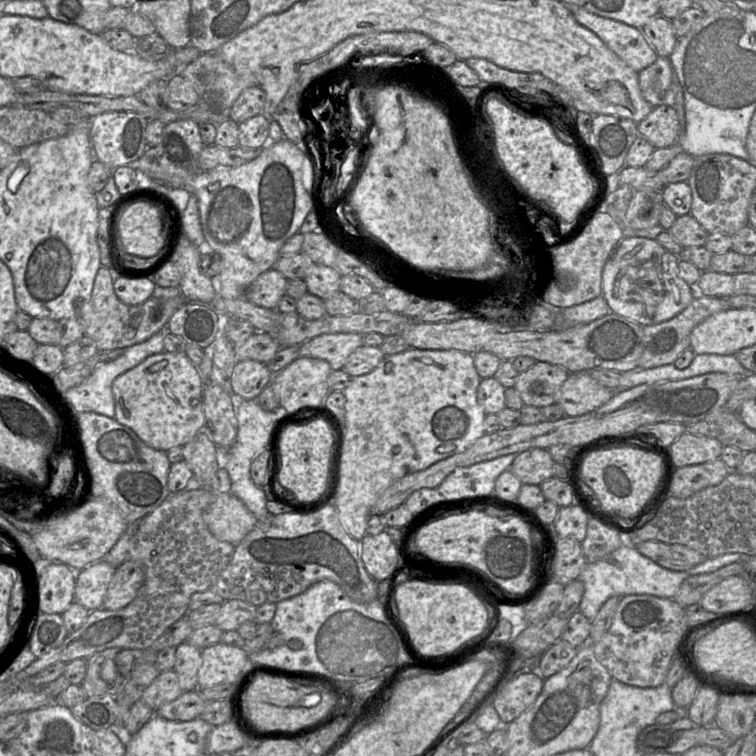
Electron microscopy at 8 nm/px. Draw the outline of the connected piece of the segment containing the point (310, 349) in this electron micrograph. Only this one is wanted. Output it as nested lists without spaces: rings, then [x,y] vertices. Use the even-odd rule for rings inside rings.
[[[329,333],[319,335],[299,346],[300,357],[326,360],[332,370],[340,370],[348,357],[364,345],[363,335],[359,333]]]

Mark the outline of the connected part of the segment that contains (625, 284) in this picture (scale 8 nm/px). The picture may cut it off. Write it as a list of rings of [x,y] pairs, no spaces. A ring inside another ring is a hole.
[[[624,236],[602,271],[602,296],[610,311],[641,326],[661,323],[683,311],[696,290],[678,275],[678,259],[656,239]]]

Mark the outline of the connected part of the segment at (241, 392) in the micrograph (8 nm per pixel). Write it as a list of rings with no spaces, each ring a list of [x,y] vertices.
[[[239,360],[230,374],[233,391],[244,400],[255,400],[271,383],[274,374],[267,363]]]

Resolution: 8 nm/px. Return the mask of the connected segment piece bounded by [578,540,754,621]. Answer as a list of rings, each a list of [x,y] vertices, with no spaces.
[[[627,540],[626,542],[613,551],[611,554],[606,556],[605,558],[591,563],[586,563],[584,566],[580,576],[580,579],[584,583],[584,595],[579,605],[578,611],[580,611],[589,621],[592,621],[596,615],[598,614],[602,605],[613,596],[616,597],[624,597],[627,595],[653,595],[656,597],[673,599],[673,597],[677,594],[682,582],[690,576],[710,573],[718,570],[719,568],[729,565],[734,562],[742,562],[746,560],[747,557],[754,555],[746,555],[743,553],[726,553],[714,558],[707,558],[704,562],[690,568],[685,571],[673,571],[666,569],[651,559],[642,555],[634,545],[630,545]]]

